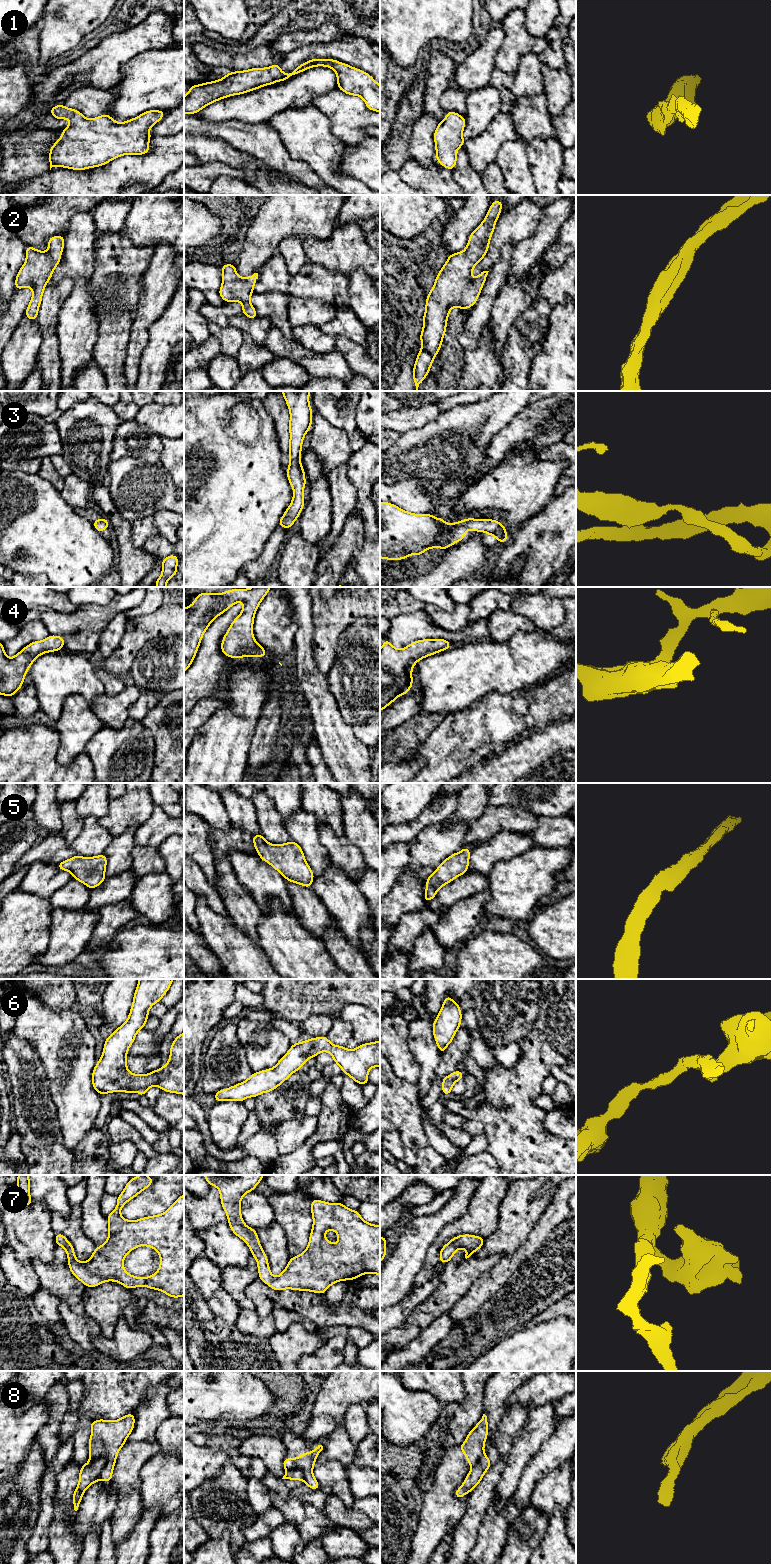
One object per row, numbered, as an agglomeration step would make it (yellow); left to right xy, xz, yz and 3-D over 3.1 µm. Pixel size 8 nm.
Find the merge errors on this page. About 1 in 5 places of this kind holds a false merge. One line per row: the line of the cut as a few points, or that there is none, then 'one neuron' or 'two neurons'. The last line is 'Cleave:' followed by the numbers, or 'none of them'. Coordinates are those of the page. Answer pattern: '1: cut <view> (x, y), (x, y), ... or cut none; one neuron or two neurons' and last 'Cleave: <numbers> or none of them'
1: cut none; one neuron
2: cut none; one neuron
3: cut none; one neuron
4: cut none; one neuron
5: cut none; one neuron
6: cut none; one neuron
7: cut none; one neuron
8: cut xy (103, 1456), (105, 1465), (99, 1479); two neurons
Cleave: 8

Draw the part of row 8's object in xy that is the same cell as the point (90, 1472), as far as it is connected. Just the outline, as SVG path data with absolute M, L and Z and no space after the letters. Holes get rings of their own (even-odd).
M104 1457L90 1459L88 1463L81 1466L79 1472L79 1483L73 1493L72 1502L74 1510L77 1511L86 1489L100 1480L100 1474L106 1464Z

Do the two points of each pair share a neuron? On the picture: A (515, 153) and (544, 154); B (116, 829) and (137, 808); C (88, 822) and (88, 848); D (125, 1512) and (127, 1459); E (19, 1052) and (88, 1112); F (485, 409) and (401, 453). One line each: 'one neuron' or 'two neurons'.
A: two neurons
B: one neuron
C: one neuron
D: one neuron
E: two neurons
F: one neuron

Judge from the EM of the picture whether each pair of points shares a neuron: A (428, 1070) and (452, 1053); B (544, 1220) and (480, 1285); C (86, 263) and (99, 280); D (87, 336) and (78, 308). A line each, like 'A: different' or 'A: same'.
A: different
B: same
C: different
D: same

